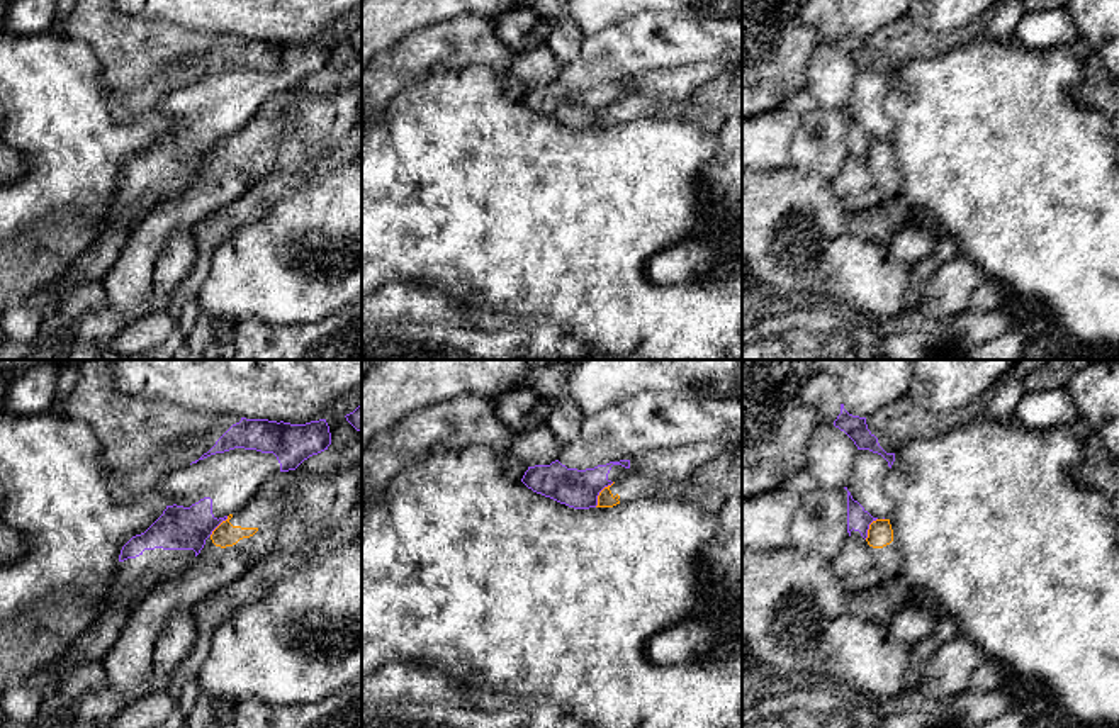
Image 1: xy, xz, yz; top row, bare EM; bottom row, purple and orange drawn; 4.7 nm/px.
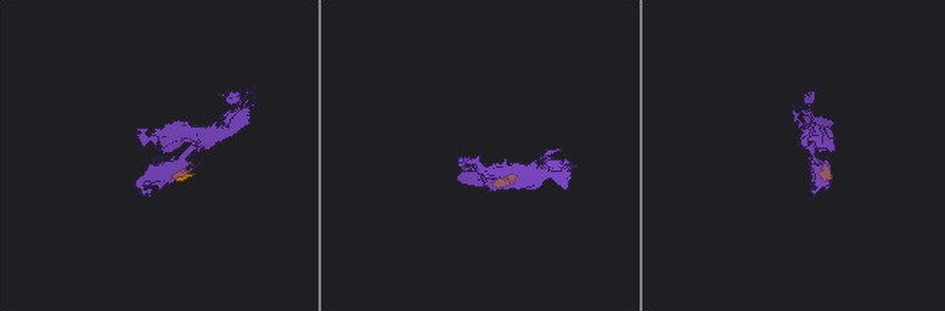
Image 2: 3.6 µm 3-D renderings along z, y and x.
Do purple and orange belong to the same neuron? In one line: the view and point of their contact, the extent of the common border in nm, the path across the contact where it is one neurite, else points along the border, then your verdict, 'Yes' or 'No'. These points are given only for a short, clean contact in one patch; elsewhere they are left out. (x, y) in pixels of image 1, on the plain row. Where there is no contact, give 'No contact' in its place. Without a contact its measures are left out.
Touches purple at xz (600, 111). Shared border 150 nm. Boundary: xz (613, 102), (600, 112), (595, 126). No

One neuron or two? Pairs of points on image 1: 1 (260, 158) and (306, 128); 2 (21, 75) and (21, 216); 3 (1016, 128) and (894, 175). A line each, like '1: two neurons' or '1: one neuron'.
1: one neuron
2: one neuron
3: two neurons

